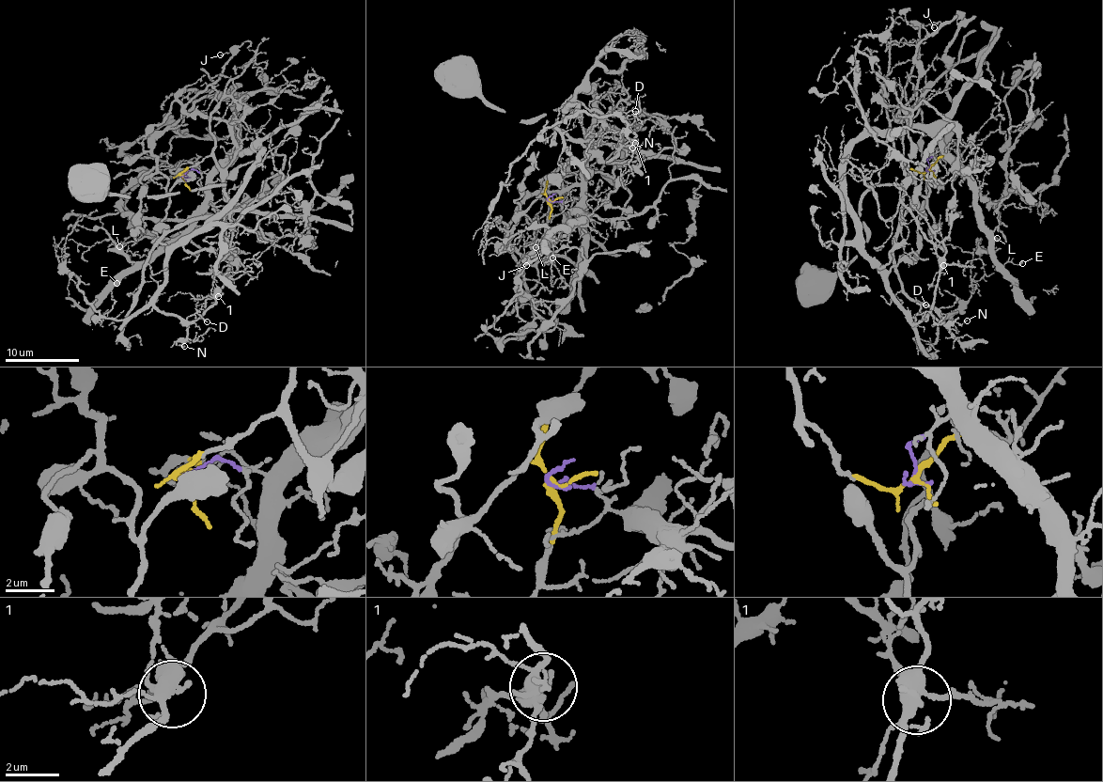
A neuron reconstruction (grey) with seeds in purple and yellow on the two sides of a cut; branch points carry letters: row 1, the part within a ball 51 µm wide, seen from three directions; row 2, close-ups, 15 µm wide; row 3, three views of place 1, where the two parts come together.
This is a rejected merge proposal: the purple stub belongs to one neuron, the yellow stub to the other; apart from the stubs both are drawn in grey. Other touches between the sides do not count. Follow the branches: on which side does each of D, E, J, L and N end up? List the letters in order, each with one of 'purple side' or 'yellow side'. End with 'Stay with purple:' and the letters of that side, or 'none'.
D: purple side
E: purple side
J: purple side
L: purple side
N: purple side
Stay with purple: D, E, J, L, N

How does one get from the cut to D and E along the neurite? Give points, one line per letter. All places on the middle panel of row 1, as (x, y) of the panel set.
D: (548, 200), (591, 213), (588, 200), (603, 200), (634, 171), (642, 163), (636, 135), (615, 113), (635, 112)
E: (548, 200), (565, 203), (584, 220), (551, 233), (552, 258)

